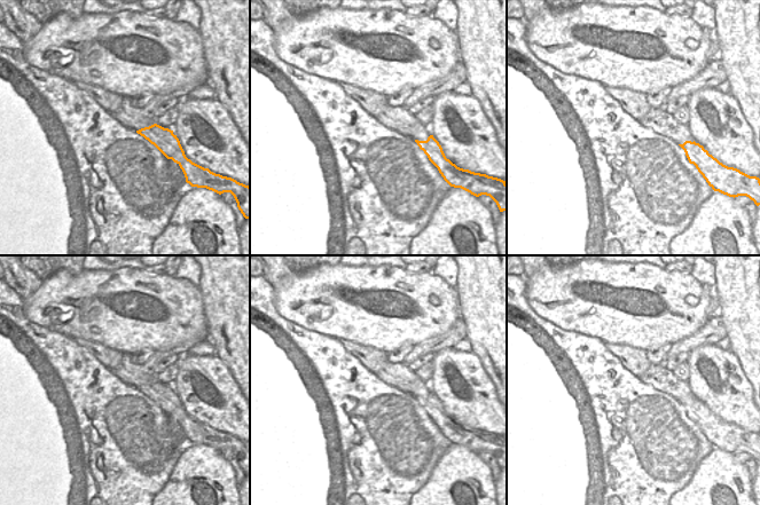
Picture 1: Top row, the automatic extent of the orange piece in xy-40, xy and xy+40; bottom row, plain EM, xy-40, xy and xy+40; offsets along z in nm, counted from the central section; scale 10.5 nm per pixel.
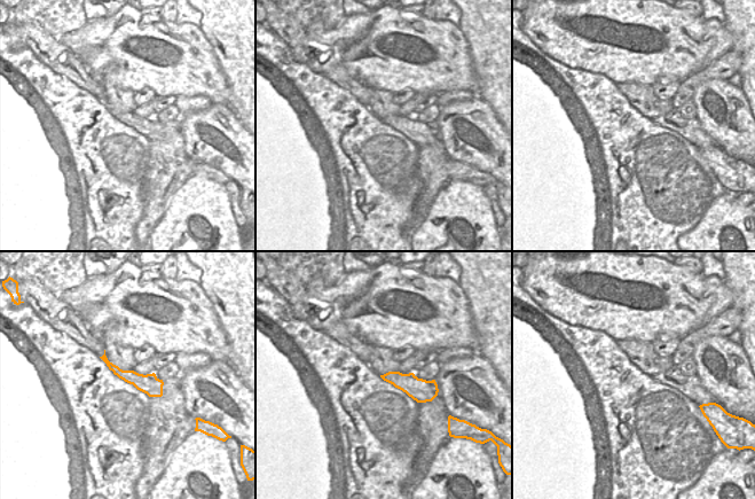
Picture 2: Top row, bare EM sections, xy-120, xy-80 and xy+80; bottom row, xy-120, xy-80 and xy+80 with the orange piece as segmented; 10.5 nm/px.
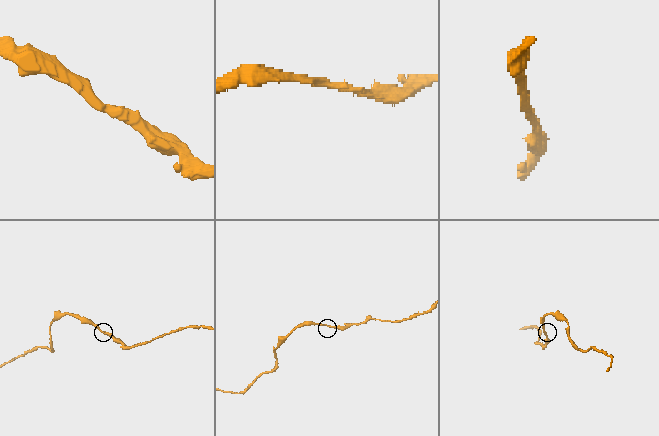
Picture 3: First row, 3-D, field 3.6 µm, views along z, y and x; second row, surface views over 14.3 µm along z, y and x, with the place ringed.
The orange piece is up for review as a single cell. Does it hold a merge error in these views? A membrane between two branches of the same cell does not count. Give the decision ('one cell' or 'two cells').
one cell

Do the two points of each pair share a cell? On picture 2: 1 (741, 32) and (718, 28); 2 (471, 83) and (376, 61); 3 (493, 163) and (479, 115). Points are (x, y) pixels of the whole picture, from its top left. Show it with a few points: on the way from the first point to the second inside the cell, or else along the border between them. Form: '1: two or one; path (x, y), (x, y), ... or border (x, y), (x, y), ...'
1: two; border (723, 23), (731, 34), (732, 49)
2: one; path (447, 65), (415, 64), (400, 61)
3: one; path (493, 151), (479, 126)

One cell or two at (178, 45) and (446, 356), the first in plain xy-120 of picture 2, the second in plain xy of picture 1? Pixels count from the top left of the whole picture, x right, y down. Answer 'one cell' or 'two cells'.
two cells

